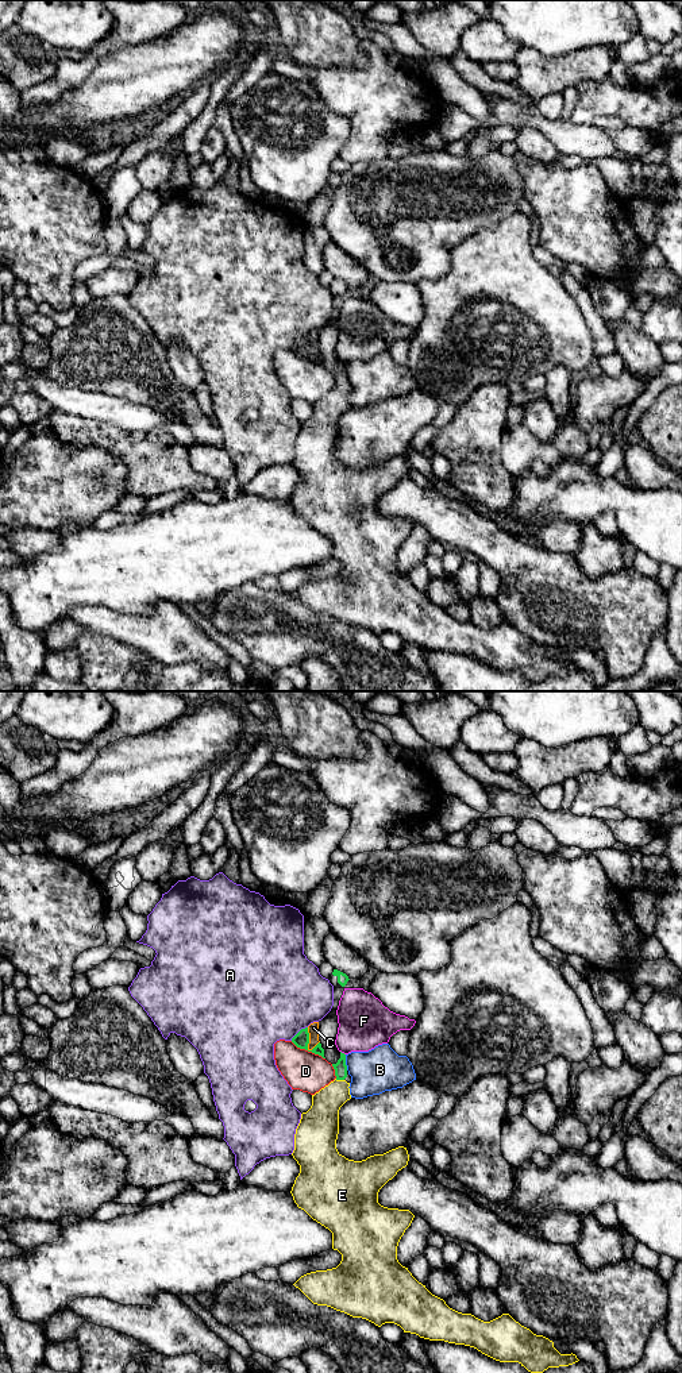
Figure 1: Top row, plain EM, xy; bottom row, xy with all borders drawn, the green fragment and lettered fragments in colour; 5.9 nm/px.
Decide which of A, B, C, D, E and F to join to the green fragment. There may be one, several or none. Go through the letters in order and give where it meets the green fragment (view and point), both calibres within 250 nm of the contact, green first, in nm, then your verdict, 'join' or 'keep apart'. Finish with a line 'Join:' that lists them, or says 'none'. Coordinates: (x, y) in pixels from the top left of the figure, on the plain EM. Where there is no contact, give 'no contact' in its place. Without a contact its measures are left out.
A: xy (299, 340) | 90/480 nm | keep apart
B: xy (345, 371) | 80/260 nm | keep apart
C: xy (308, 348) | 90/60 nm | keep apart
D: xy (308, 359) | 90/240 nm | keep apart
E: xy (339, 388) | 80/190 nm | join
F: xy (343, 362) | 80/300 nm | keep apart
Join: E

